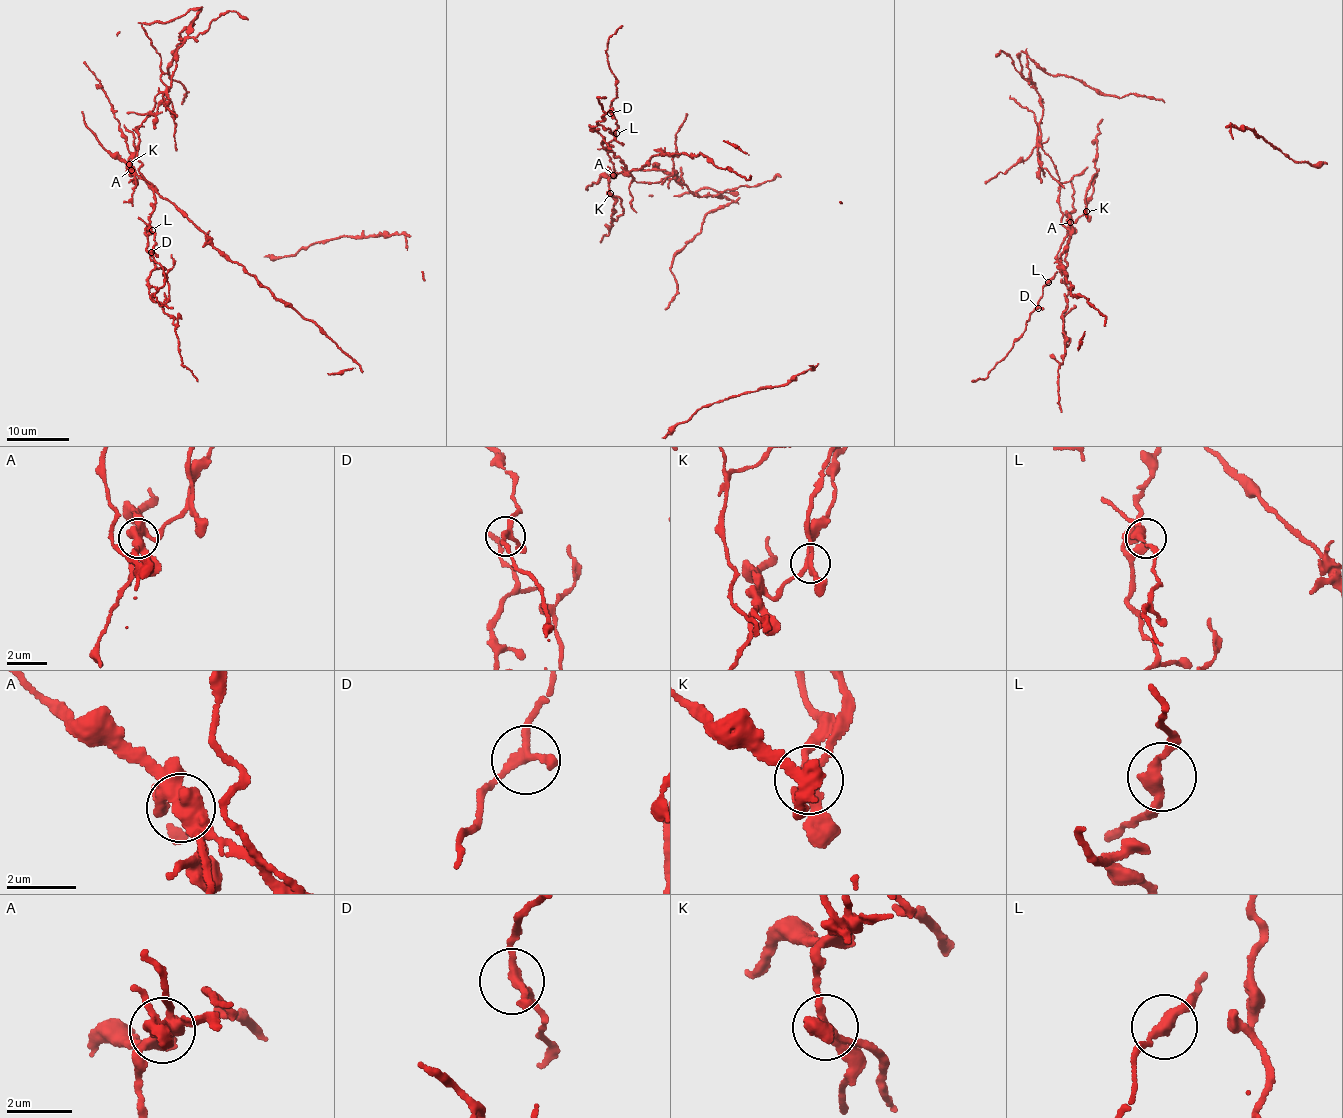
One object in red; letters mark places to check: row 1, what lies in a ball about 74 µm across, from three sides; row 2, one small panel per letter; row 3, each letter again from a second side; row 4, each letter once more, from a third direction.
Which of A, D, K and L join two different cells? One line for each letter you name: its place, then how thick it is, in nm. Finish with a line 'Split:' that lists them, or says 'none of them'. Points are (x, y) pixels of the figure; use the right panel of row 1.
A: Place: (1070, 222). Thickness 400 nm
K: Place: (1086, 211). Thickness 260 nm
Split: A, K

